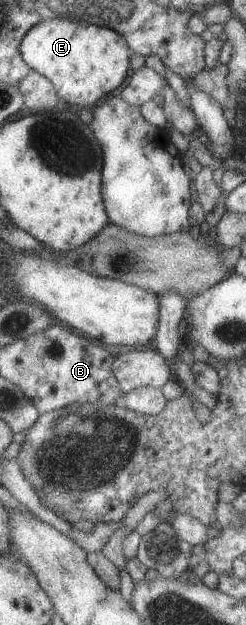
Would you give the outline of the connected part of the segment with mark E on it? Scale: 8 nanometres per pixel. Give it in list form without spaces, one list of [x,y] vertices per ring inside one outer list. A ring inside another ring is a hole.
[[[57,18],[43,20],[35,26],[25,36],[21,51],[33,70],[55,84],[61,99],[90,109],[117,94],[127,83],[131,55],[134,53],[128,39],[114,29]]]

